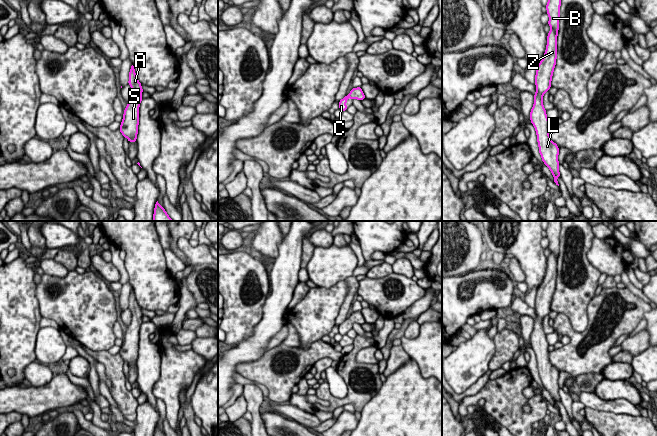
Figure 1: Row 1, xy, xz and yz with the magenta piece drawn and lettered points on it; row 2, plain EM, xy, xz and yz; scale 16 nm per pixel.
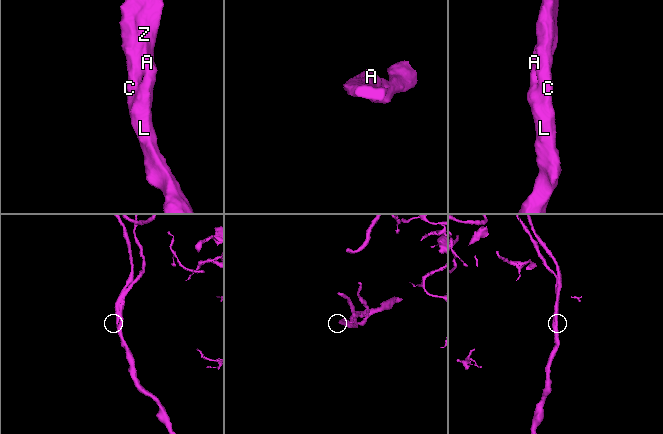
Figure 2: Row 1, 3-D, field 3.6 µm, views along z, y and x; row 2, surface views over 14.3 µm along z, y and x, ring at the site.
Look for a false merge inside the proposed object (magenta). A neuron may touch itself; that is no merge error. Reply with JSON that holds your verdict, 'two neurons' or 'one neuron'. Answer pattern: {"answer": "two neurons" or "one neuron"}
{"answer": "one neuron"}

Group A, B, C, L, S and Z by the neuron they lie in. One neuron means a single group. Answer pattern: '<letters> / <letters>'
A B C L S Z

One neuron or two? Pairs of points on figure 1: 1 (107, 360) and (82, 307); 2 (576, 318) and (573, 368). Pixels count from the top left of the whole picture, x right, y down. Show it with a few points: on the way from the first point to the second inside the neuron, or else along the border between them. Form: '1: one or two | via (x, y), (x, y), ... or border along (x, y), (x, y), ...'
1: two | border along (83, 345), (93, 350), (107, 350)
2: two | border along (559, 313), (567, 317), (576, 331), (588, 325)

